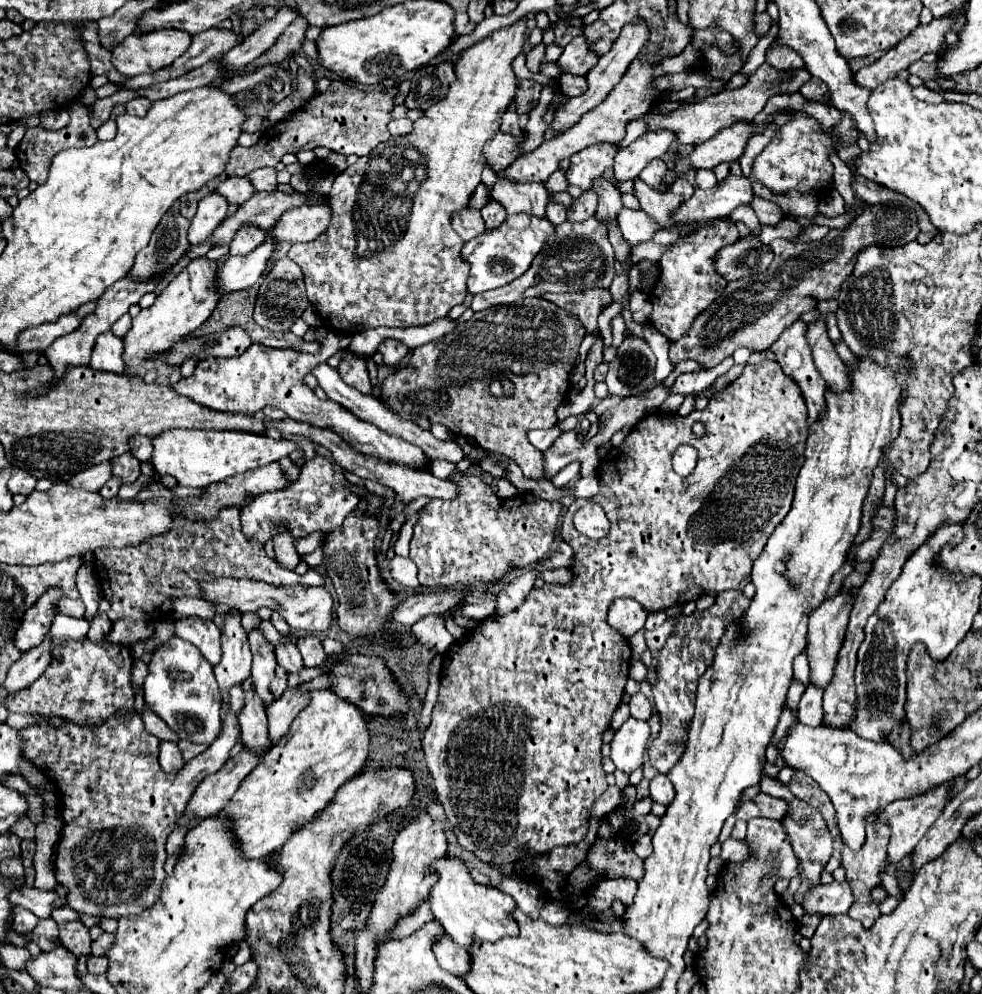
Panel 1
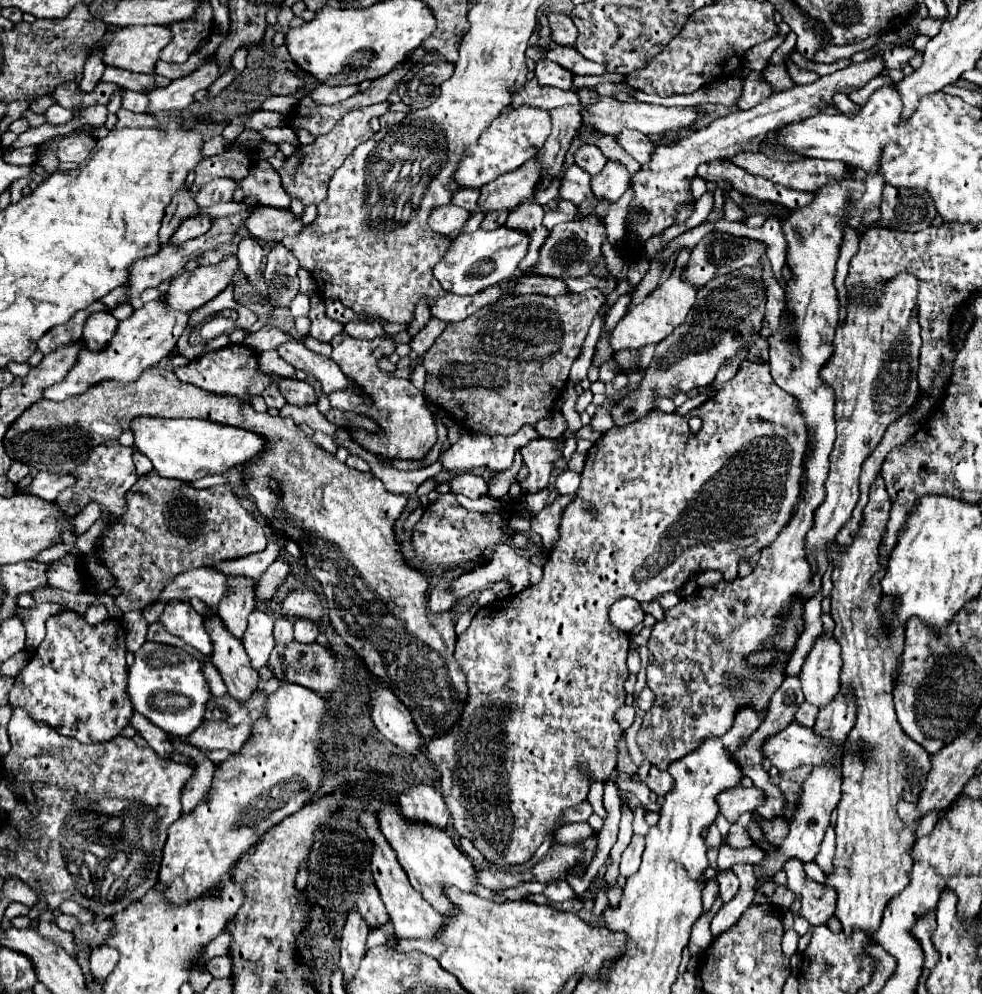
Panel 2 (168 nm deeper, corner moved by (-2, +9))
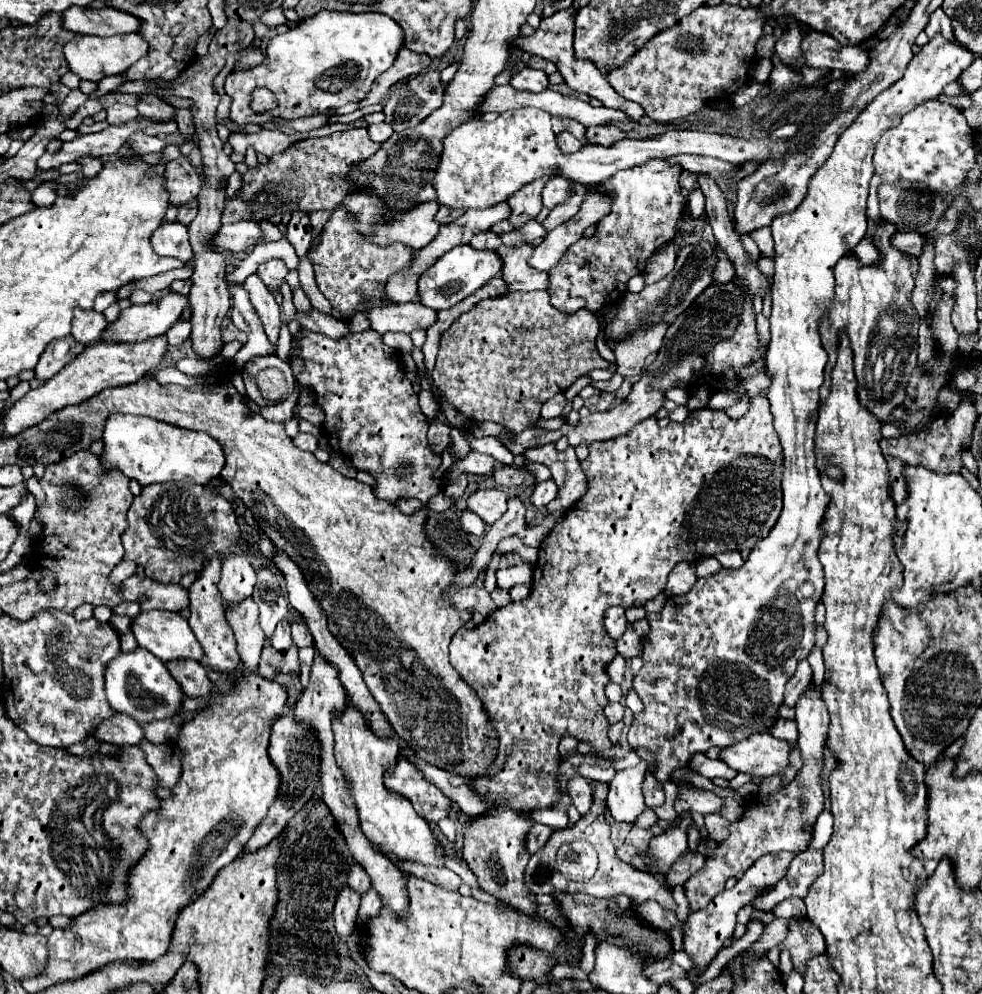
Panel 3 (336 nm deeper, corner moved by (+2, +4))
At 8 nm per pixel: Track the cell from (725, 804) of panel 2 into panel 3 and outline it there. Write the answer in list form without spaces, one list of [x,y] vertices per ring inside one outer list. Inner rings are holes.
[[[684,789],[678,793],[676,799],[676,811],[698,811],[702,815],[718,813],[724,807],[722,797],[718,797],[714,791],[704,791],[704,789]]]

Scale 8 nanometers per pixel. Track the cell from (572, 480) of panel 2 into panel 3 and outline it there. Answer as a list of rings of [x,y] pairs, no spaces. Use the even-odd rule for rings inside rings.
[[[548,479],[548,481],[542,481],[536,485],[532,497],[530,497],[530,503],[536,505],[536,507],[544,507],[548,505],[554,497],[558,495],[558,485],[554,483],[554,479]]]

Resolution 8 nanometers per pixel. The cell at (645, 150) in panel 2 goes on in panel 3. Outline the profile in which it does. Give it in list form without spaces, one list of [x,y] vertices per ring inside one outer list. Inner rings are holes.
[[[600,125],[600,127],[588,127],[586,137],[588,137],[590,141],[598,143],[598,145],[610,147],[610,145],[614,145],[616,141],[626,139],[626,133],[624,133],[620,127],[614,127],[614,125]]]

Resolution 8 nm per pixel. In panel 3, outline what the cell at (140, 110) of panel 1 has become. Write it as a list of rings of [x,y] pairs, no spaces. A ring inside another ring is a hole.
[[[118,105],[118,107],[108,107],[106,109],[108,117],[106,121],[110,125],[120,125],[120,123],[126,123],[130,119],[136,119],[140,113],[136,111],[136,107],[130,107],[130,105]]]

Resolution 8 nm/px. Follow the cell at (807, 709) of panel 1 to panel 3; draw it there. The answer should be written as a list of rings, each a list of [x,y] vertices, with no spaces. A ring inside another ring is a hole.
[[[778,719],[774,729],[772,729],[772,735],[778,737],[778,739],[786,739],[786,741],[796,741],[798,737],[798,727],[796,727],[796,721],[794,719]]]

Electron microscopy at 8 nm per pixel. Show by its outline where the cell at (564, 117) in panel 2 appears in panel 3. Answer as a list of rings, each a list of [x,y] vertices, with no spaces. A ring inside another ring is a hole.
[[[546,175],[546,179],[536,179],[534,183],[528,183],[526,187],[522,187],[520,191],[516,191],[508,201],[512,207],[512,215],[510,215],[510,223],[518,229],[522,227],[526,221],[534,219],[540,209],[542,209],[542,187],[544,183],[548,183],[554,175]]]

